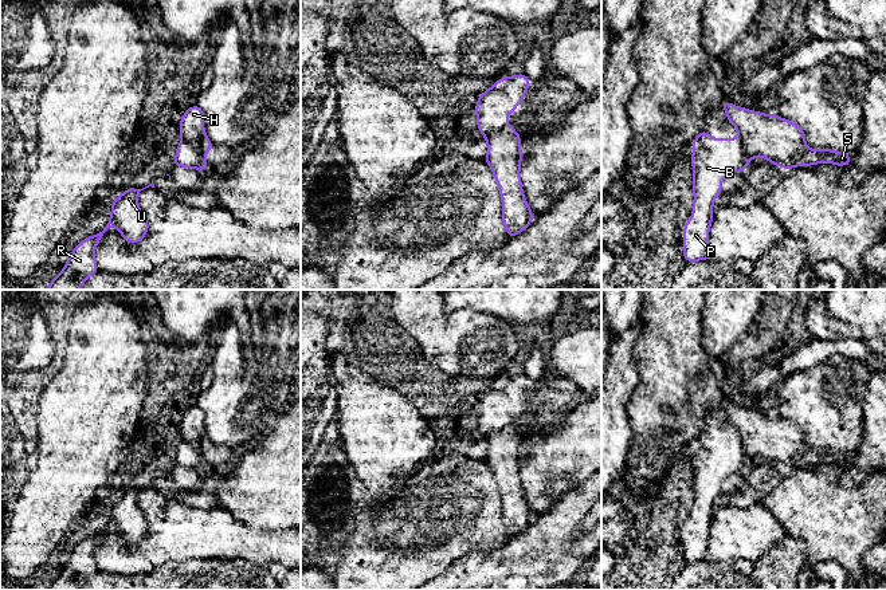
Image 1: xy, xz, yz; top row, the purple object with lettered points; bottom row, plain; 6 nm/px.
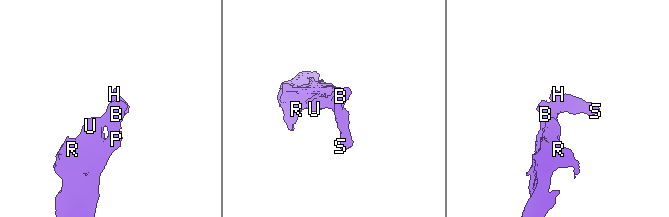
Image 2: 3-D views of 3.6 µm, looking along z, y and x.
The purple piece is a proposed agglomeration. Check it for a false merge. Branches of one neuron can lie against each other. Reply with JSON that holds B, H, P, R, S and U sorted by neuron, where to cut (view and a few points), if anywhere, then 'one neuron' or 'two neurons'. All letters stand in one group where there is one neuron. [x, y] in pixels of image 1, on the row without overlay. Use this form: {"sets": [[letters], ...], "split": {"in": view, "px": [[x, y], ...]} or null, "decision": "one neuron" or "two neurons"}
{"sets": [["B", "P", "R", "U"], ["H", "S"]], "split": {"in": "xy", "px": [[183, 440], [195, 444], [204, 456]]}, "decision": "two neurons"}

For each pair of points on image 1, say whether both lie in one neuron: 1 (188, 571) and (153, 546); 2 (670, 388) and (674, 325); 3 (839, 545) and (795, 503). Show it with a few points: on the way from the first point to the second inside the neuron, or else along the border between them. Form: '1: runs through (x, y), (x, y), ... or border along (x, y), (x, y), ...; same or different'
1: border along (206, 558), (167, 561), (145, 573); different
2: runs through (673, 372), (673, 341); same
3: runs through (828, 534), (806, 511); same

